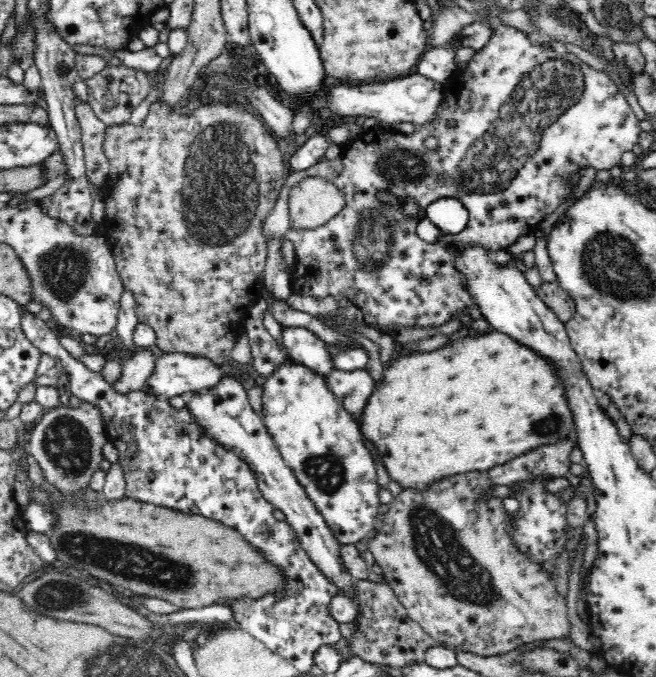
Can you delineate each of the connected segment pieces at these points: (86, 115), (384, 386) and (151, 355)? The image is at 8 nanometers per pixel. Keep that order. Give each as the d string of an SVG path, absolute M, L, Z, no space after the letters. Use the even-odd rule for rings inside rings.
M79 100L76 114L80 120L80 125L82 126L81 139L83 144L85 173L87 174L87 178L91 184L102 184L102 188L104 188L104 182L107 180L107 176L110 172L110 161L104 150L104 143L108 128L101 122L100 119L98 119L98 117L96 117L96 115L94 115L94 111L92 111L88 104L84 104Z
M492 328L482 336L472 338L466 336L454 340L454 342L448 342L432 352L415 352L393 361L390 370L385 370L384 380L377 384L376 392L370 398L370 404L366 408L366 414L361 424L361 431L367 438L372 438L378 444L382 456L384 456L386 469L390 472L389 476L402 482L402 487L420 484L420 488L422 488L424 484L428 484L428 480L436 480L434 476L446 476L448 472L490 471L492 468L500 467L502 464L514 460L514 458L531 453L541 446L566 441L572 433L577 434L574 407L571 404L572 388L575 386L570 383L570 375L566 372L564 366L560 365L560 361L552 361L552 357L544 356L540 350L532 348L530 345L524 345L524 342Z
M142 348L126 366L123 366L121 379L113 385L120 390L120 393L141 390L147 384L148 379L156 374L158 362L160 358L158 358L157 350Z

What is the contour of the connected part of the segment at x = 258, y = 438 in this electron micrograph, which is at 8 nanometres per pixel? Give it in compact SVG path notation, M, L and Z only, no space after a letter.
M226 379L219 385L207 391L182 395L185 398L185 409L192 415L192 423L196 423L201 434L224 447L224 450L232 452L241 463L249 467L249 471L256 477L262 496L273 504L278 515L283 516L299 533L303 547L310 553L311 559L323 569L326 576L339 585L341 591L352 592L350 575L346 574L340 559L337 558L340 544L329 530L324 517L308 498L291 466L284 461L283 453L276 446L271 432L263 423L262 416L252 409L244 386L234 379Z

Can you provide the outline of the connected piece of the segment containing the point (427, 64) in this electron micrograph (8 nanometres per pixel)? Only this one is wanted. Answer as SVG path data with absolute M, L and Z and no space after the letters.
M463 29L442 46L430 48L417 68L418 74L441 85L452 78L452 75L458 70L454 58L456 51L460 48L459 44L464 42L464 33L462 32Z

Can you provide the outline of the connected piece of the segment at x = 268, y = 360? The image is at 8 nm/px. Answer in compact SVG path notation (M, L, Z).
M264 297L258 300L254 308L250 308L250 316L245 320L246 332L250 338L251 358L253 368L260 377L268 377L286 358L277 344L264 327L263 316L267 310Z

